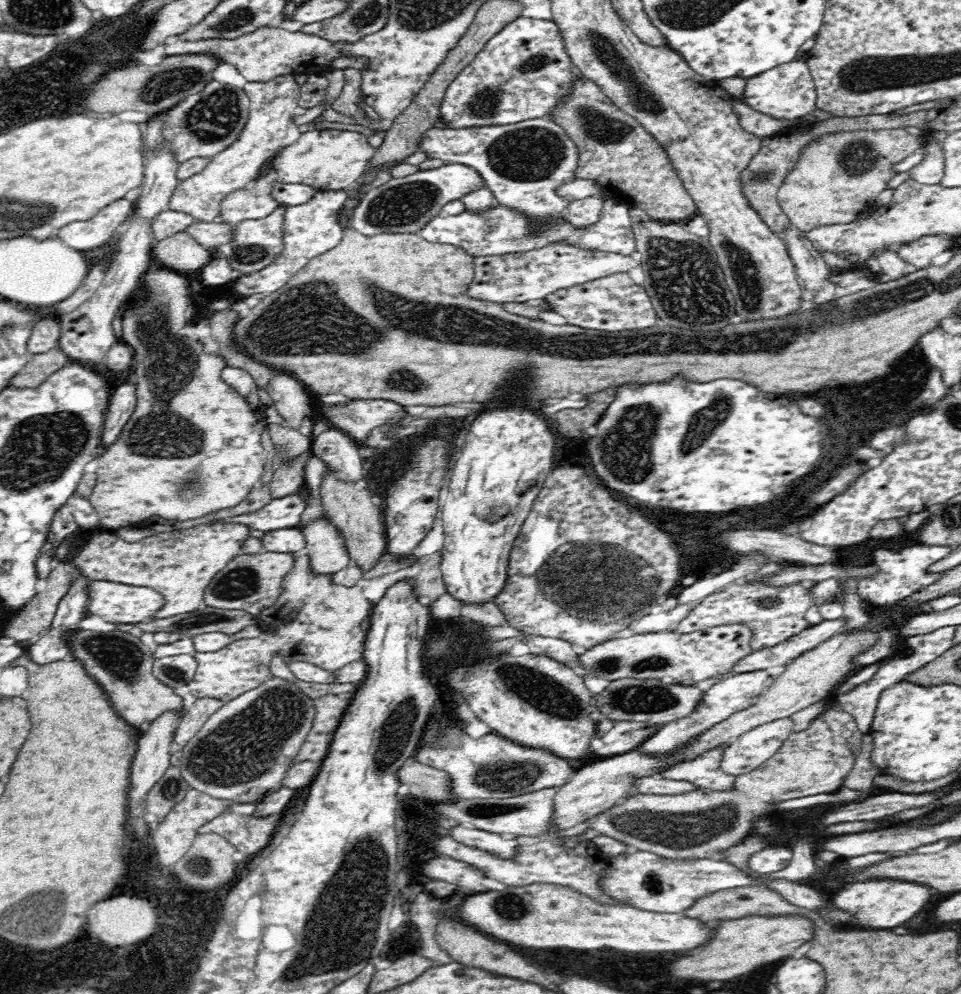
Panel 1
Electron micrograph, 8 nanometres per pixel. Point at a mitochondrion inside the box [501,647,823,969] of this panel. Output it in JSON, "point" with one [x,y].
{"point":[697,828]}

